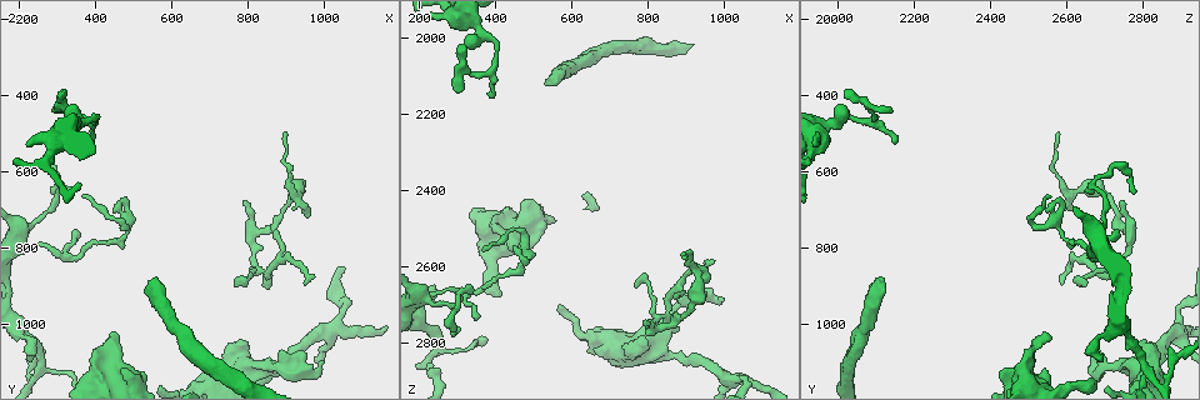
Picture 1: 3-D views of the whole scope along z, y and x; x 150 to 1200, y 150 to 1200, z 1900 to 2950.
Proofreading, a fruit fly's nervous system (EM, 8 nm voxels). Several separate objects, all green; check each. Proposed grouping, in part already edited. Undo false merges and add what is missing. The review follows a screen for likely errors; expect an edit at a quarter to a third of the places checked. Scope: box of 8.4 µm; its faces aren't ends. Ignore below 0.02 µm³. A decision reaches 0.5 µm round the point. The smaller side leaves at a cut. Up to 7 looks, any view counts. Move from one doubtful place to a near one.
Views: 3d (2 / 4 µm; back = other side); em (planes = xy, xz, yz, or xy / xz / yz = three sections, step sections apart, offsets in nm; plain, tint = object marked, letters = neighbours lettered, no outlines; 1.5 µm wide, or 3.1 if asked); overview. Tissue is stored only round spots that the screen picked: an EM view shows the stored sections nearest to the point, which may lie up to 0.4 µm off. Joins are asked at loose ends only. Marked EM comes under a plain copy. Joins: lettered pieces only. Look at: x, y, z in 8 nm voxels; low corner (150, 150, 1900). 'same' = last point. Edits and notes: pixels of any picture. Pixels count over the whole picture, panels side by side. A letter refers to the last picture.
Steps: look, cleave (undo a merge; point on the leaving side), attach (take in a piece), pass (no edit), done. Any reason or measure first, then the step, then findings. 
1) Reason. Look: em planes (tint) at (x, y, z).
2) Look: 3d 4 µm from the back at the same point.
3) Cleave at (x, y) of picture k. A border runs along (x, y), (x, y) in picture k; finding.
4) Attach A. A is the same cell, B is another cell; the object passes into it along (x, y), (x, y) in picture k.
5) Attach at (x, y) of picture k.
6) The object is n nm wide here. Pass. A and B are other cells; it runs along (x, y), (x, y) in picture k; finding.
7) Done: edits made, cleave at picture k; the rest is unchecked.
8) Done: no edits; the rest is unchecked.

Sharp bend. Look: em planes (letters) at (355, 455, 2100).

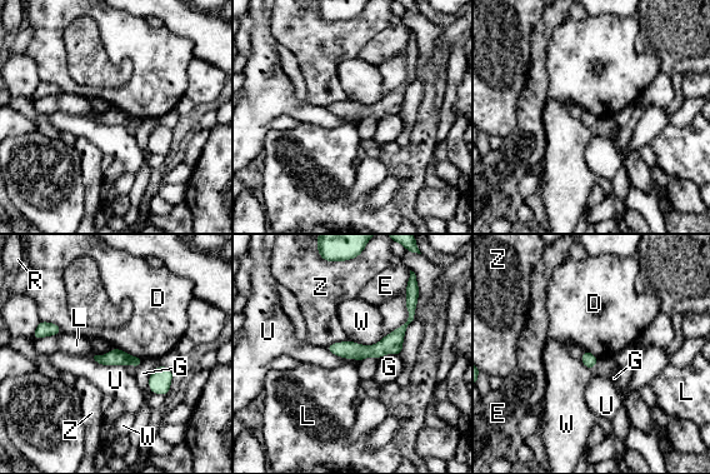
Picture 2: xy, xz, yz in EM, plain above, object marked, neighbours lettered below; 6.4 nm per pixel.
Pass. D, E, G, L, R, U, W and Z are other cells; continuous, no second neuron.

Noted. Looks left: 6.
Free end. Look: 3d 2 µm from the back at (555, 880, 2115).

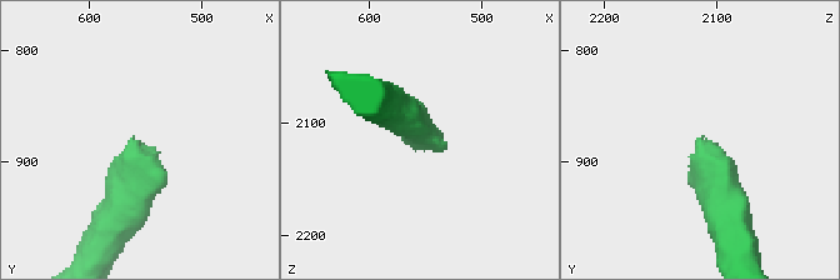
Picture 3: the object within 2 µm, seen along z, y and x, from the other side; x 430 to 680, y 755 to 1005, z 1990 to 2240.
Need the tissue. Look: em planes (tint) at (560, 878, 2108).

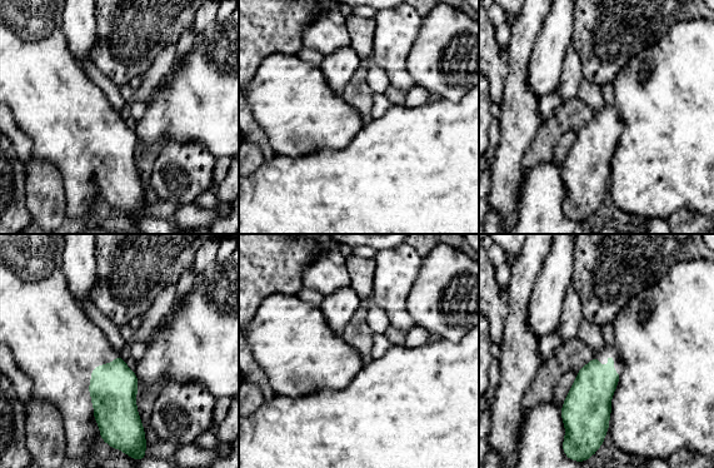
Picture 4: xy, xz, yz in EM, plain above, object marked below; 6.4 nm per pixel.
What lies round it. Look: em planes (letters) at the same point.

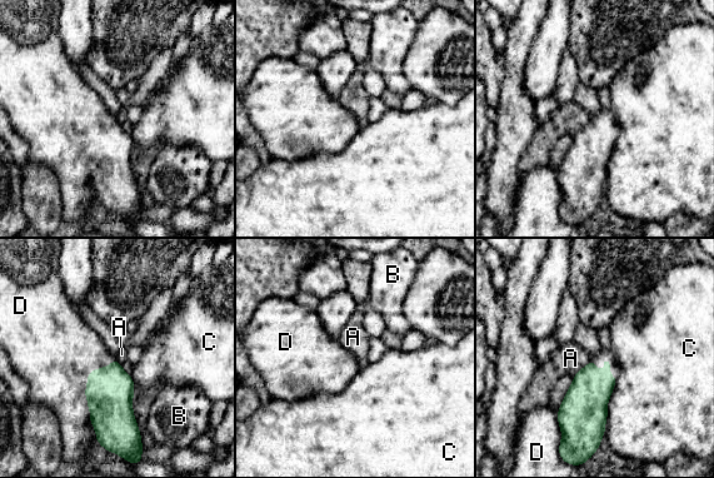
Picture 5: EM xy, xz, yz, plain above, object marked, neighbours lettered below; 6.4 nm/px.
Attach D. D is the same cell, A, B and C are other cells; the neuron continues.

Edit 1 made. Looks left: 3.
Thin end. Look: em xz step 8 (tint) at (955, 890, 2585).

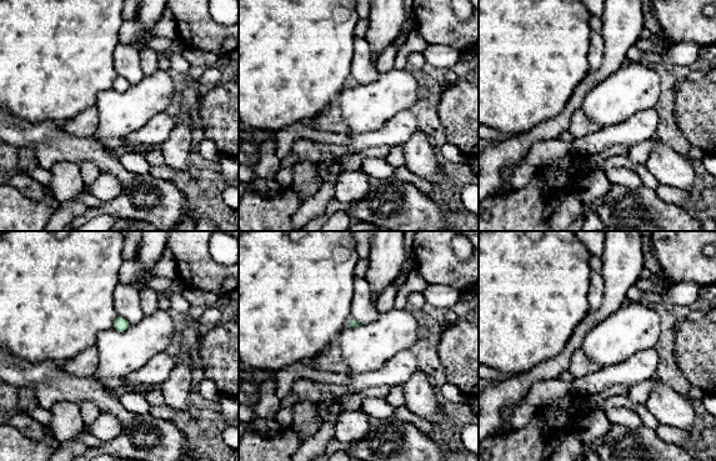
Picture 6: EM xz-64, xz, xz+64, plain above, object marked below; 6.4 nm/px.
Look: em planes (letters) at the same point.

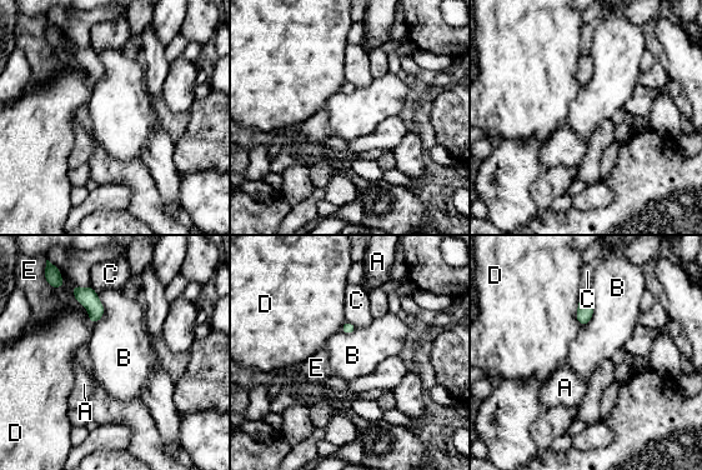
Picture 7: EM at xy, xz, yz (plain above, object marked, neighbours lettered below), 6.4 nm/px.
Pass. A, B, C, D and E are other cells; a border runs along (346, 320), (356, 328) in picture 7; no lettered piece goes on from it.

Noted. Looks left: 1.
Done: edits made, attach at picture 5; the rest is unchecked.

